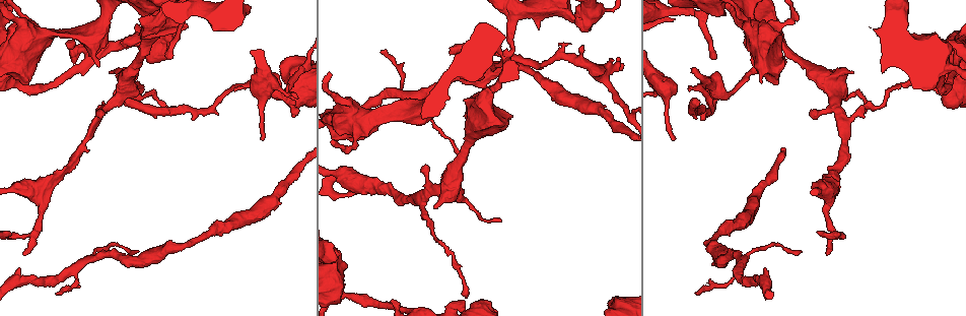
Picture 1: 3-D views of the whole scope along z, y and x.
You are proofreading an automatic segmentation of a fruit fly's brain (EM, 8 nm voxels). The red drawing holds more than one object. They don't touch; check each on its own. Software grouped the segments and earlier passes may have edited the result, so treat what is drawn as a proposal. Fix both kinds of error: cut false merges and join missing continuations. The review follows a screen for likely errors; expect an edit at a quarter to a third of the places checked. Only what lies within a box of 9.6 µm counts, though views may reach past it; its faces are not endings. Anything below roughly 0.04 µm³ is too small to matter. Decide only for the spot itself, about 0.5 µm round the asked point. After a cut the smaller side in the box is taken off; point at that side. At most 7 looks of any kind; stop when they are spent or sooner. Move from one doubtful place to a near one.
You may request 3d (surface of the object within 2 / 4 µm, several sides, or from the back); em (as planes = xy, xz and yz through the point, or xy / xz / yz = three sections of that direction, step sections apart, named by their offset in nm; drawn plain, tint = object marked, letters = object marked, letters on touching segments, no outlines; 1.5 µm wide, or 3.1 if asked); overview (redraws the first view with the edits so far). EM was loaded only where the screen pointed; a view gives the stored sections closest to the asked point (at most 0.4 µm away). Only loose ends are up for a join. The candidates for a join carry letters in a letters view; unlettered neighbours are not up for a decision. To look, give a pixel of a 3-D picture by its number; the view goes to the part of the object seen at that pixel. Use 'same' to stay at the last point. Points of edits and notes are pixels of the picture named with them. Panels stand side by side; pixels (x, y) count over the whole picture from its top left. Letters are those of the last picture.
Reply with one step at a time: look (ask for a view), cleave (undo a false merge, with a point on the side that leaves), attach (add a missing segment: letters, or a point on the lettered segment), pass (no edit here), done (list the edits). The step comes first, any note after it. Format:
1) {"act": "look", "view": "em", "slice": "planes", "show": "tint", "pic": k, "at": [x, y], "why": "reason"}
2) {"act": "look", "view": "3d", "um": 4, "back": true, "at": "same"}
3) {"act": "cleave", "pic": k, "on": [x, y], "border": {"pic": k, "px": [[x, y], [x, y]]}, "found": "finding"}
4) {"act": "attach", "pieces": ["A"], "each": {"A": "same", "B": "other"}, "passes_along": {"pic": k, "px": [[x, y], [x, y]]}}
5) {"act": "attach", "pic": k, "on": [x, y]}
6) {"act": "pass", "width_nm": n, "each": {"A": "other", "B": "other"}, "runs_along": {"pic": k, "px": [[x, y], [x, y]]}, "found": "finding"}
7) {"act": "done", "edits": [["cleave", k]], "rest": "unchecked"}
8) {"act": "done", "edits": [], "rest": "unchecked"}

{"act": "look", "view": "em", "slice": "planes", "show": "tint", "pic": 1, "at": [839, 237], "why": "a narrow waist"}

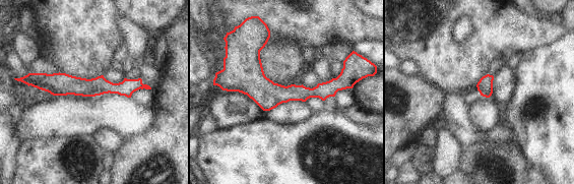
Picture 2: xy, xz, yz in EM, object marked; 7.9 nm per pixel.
{"act": "look", "view": "em", "slice": "planes", "show": "letters", "at": "same"}

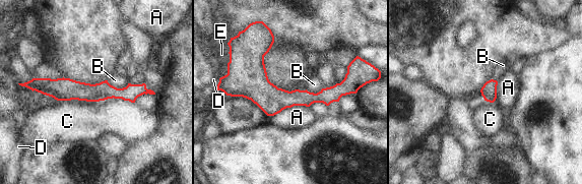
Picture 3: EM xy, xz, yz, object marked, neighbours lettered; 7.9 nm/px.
{"act": "pass", "longest_contact_nm": ["C", 400], "each": {"A": "other", "B": "other", "C": "other", "D": "other", "E": "other"}, "border": {"pic": 3, "px": [[107, 99], [99, 101], [57, 101]]}, "found": "all the same cell"}

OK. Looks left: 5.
{"act": "look", "view": "3d", "um": 2, "pic": 1, "at": [700, 102], "why": "branch stops here"}

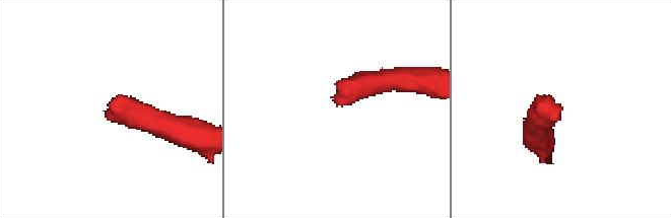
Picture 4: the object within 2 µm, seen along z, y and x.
{"act": "look", "view": "em", "slice": "xz", "step": 8, "show": "tint", "pic": 4, "at": [561, 107]}

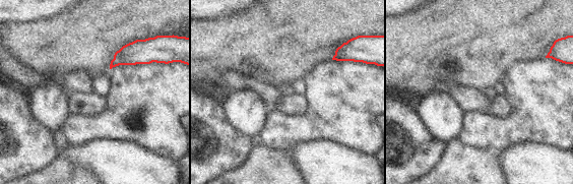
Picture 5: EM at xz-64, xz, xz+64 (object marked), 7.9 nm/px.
{"act": "look", "view": "em", "slice": "planes", "show": "letters", "at": "same"}

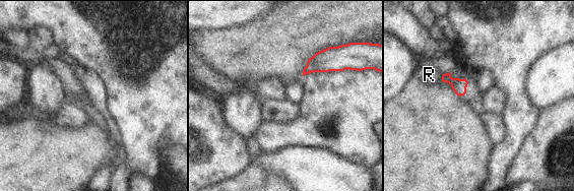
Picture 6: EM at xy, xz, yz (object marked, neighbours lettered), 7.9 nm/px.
{"act": "pass", "each": {"R": "other"}, "border": {"pic": 6, "px": [[441, 75], [442, 80]]}, "found": "none of them fits"}

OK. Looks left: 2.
{"act": "look", "view": "em", "slice": "planes", "show": "letters", "pic": 1, "at": [292, 116], "why": "free end"}

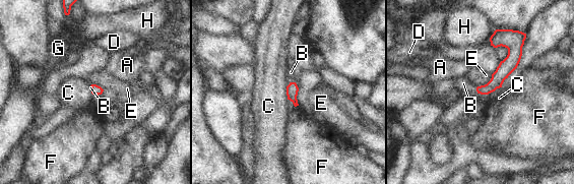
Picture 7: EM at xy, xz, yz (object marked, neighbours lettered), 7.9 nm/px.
{"act": "attach", "pieces": ["B"], "each": {"A": "other", "B": "same", "C": "other", "D": "other", "E": "other", "F": "other", "G": "other", "H": "other"}, "passes_along": {"pic": 7, "px": [[502, 72], [476, 90], [463, 83]]}, "found": "it goes on there"}

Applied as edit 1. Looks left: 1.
{"act": "done", "edits": [["attach", 7]], "rest": "unchecked"}

